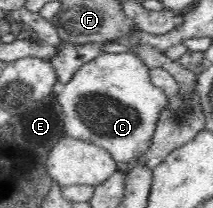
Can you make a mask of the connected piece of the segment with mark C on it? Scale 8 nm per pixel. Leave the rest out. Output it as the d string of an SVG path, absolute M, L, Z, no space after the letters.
M104 53L80 66L72 80L59 87L56 98L64 110L65 135L108 150L118 163L128 163L150 149L160 112L169 104L167 95L151 83L151 69L136 54Z

